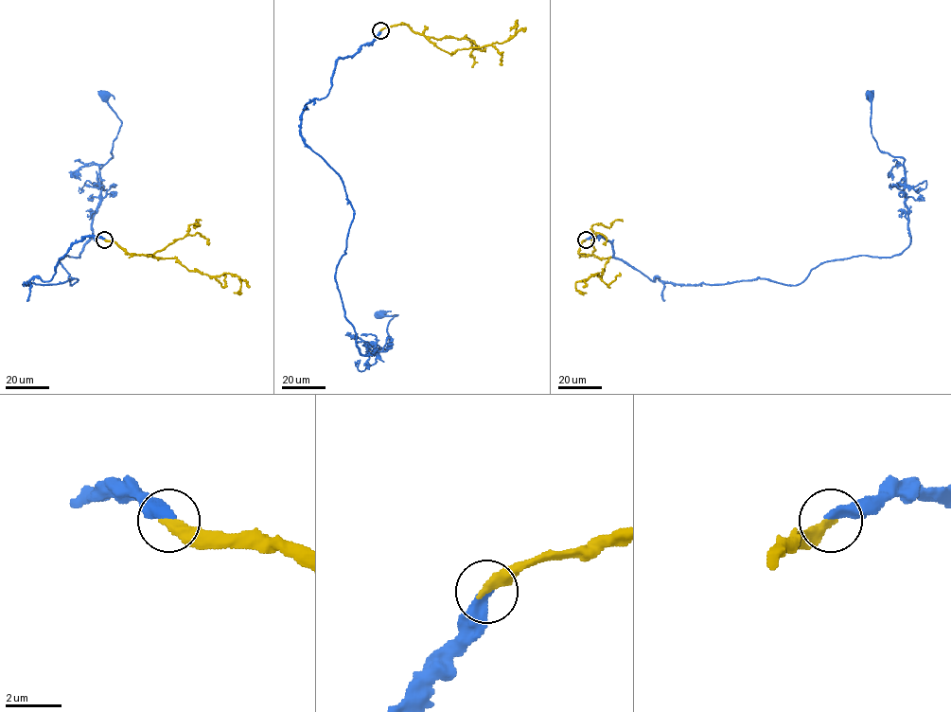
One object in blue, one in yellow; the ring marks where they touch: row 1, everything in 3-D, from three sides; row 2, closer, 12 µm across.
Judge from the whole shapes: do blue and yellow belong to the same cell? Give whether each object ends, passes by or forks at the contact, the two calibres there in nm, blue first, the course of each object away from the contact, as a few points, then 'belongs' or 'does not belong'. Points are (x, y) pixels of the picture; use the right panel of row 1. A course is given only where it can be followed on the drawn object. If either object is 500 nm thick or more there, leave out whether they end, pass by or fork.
blue ends there; yellow ends there; 400 nm thick on the blue side, 400 nm on the other; blue runs (586, 239), (685, 285), (796, 285), (823, 262), (900, 255), (905, 159), (879, 149), (866, 99); yellow runs (586, 240), (579, 253), (608, 258), (601, 275), (593, 274), (575, 284), (575, 288), (586, 293); belongs

